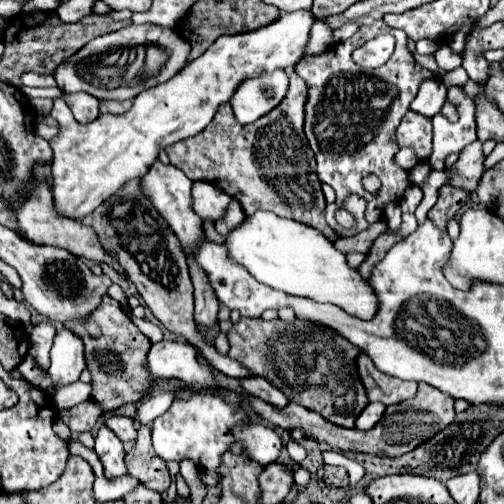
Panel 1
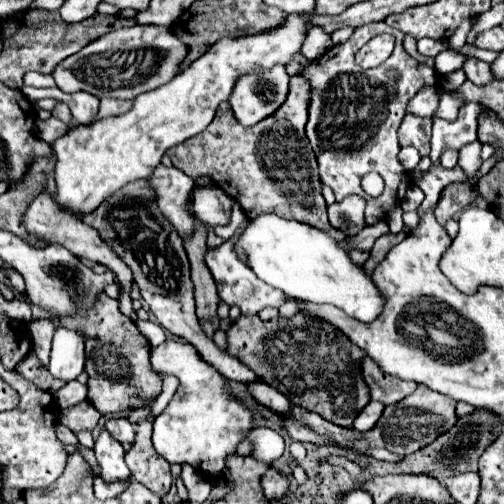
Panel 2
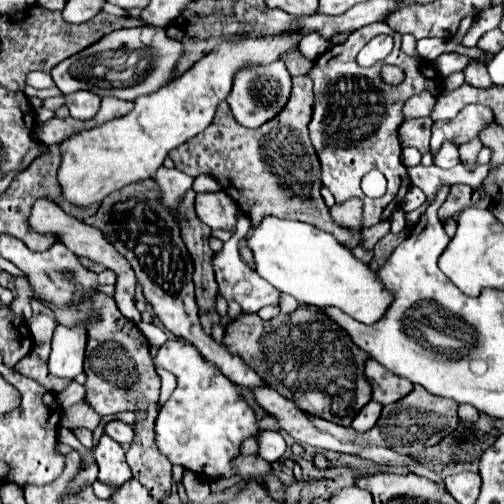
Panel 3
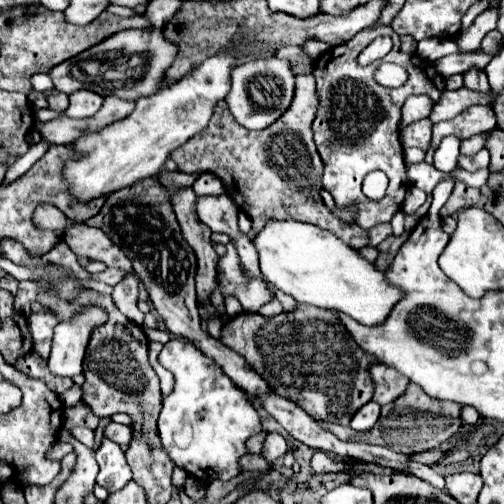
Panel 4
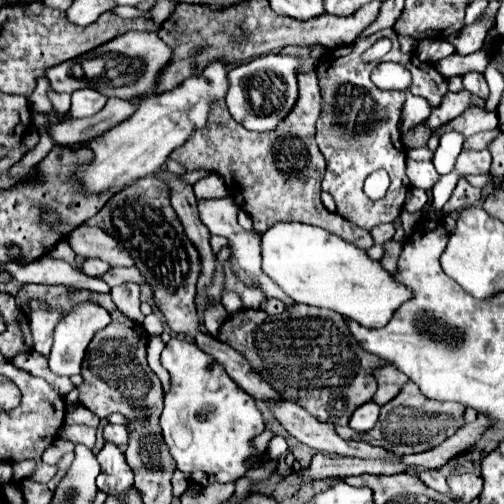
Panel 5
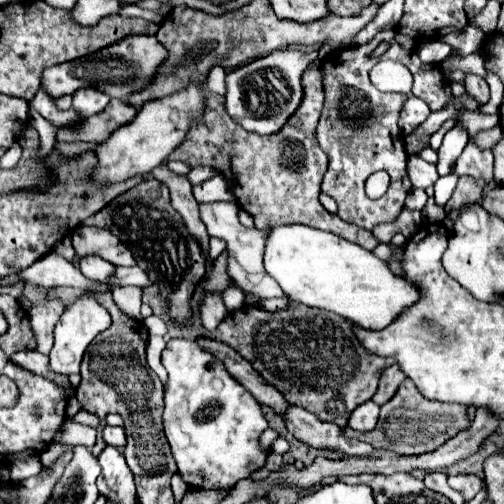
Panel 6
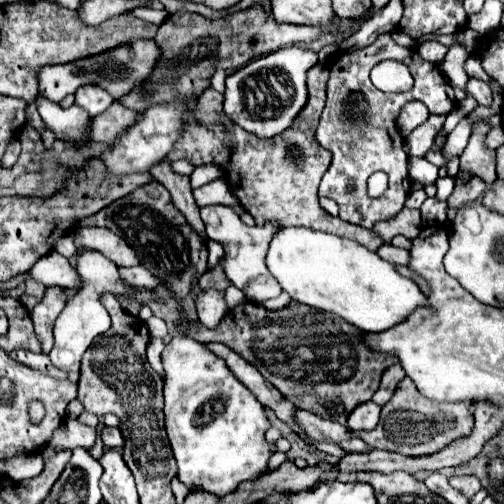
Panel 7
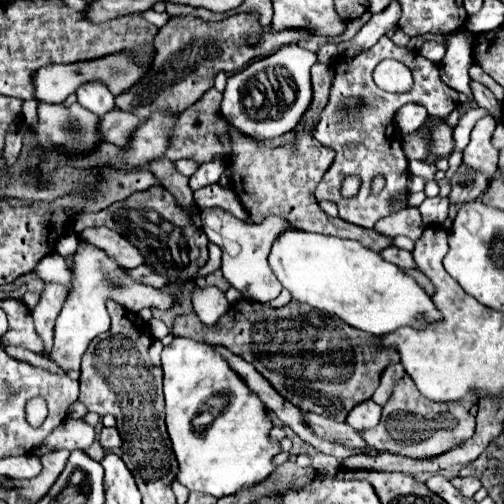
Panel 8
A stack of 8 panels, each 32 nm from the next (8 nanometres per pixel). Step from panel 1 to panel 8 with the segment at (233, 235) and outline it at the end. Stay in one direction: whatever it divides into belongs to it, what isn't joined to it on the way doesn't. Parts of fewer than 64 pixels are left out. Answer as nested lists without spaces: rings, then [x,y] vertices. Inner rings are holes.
[[[292,228],[274,240],[268,264],[294,300],[336,314],[346,324],[372,336],[384,336],[386,332],[410,324],[420,328],[440,318],[430,296],[426,296],[414,278],[406,276],[396,264],[386,262],[378,252],[368,250],[356,240]],[[418,314],[424,314],[424,318],[416,320]]]

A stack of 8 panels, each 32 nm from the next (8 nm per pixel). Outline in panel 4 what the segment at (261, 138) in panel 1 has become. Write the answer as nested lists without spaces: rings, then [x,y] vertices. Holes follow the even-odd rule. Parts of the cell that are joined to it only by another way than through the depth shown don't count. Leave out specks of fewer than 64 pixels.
[[[312,74],[296,76],[296,96],[292,98],[288,112],[284,112],[284,116],[280,116],[280,120],[276,120],[276,124],[270,124],[268,128],[264,128],[260,132],[248,130],[248,128],[236,124],[236,120],[232,120],[232,114],[228,112],[228,104],[224,100],[220,100],[208,128],[204,128],[204,132],[200,132],[200,134],[192,136],[192,140],[188,140],[188,144],[182,144],[180,148],[176,148],[176,152],[172,152],[172,160],[178,164],[178,170],[182,170],[186,174],[210,172],[216,178],[220,178],[224,184],[224,190],[232,196],[232,200],[238,204],[238,208],[252,220],[252,232],[258,232],[268,218],[278,218],[278,220],[292,218],[298,222],[308,222],[318,228],[324,228],[324,230],[332,232],[334,236],[338,236],[340,240],[344,240],[352,248],[362,248],[368,244],[366,232],[360,226],[346,226],[344,222],[334,218],[320,196],[322,160],[320,160],[320,154],[316,152],[316,146],[312,140],[312,130],[310,130],[310,124],[316,114],[316,106],[318,106],[318,96],[314,90]]]

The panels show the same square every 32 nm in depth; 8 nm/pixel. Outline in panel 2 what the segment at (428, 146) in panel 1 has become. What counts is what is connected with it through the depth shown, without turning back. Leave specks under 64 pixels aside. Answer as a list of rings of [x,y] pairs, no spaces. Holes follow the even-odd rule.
[[[406,114],[398,128],[398,142],[400,146],[414,146],[420,152],[420,156],[428,156],[430,134],[432,134],[432,118]]]

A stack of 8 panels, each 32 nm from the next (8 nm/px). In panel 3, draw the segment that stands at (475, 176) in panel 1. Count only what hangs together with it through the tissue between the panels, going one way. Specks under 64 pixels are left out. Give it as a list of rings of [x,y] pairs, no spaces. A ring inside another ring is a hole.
[[[474,138],[472,142],[466,142],[460,146],[460,162],[472,170],[476,166],[476,158],[478,158],[478,152],[482,150],[482,142],[480,138]]]

